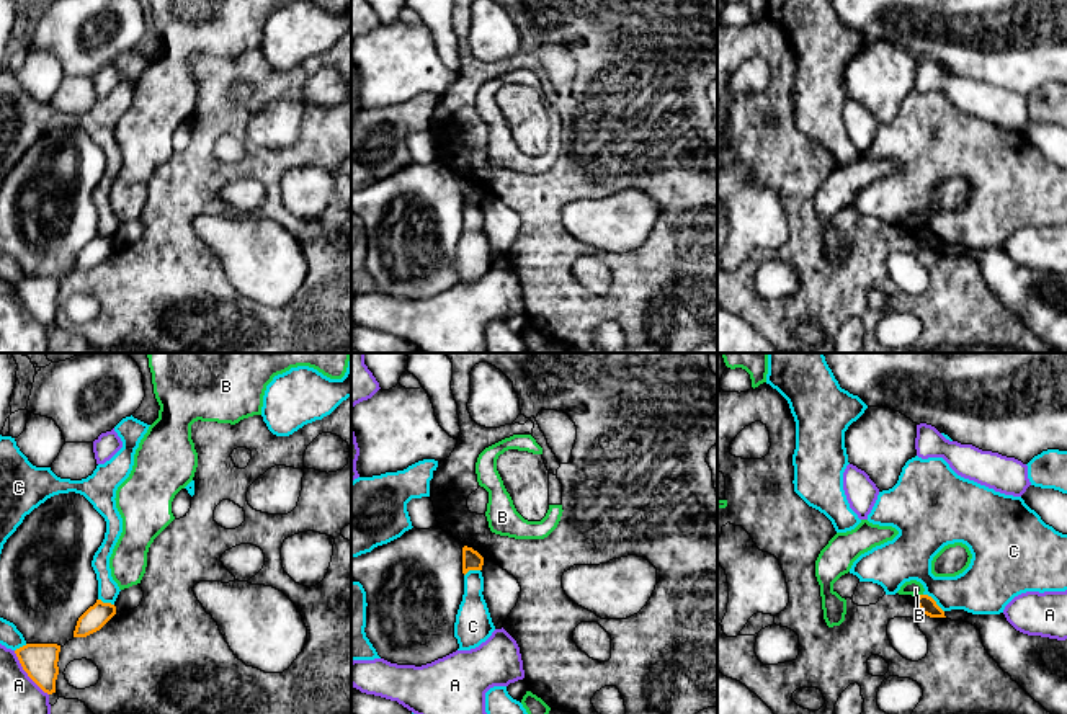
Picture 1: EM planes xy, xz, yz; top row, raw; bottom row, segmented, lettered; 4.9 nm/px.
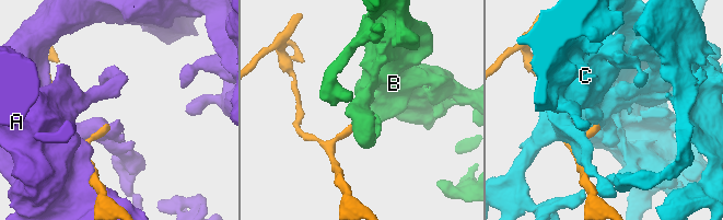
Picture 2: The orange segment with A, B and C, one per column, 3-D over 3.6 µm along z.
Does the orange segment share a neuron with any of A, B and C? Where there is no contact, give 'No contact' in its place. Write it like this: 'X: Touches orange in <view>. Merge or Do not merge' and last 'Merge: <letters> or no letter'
A: Touches orange in xy. Do not merge
B: Touches orange in yz. Do not merge
C: Touches orange in yz. Do not merge
Merge: no letter

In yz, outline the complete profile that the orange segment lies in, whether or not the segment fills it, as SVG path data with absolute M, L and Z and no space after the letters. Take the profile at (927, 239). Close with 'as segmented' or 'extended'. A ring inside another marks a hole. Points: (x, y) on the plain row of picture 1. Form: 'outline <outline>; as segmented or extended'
outline M928 229L917 230L917 239L918 239L920 245L930 252L946 252L944 245Z; as segmented

